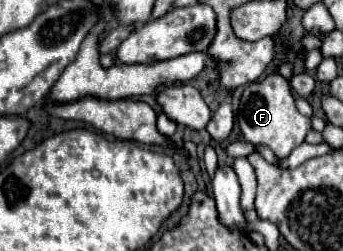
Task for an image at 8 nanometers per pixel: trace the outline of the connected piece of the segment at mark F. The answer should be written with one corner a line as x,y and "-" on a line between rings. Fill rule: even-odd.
270,73
268,77
248,83
244,87
238,109
238,125
246,141
270,147
280,159
288,157
288,153
292,153
298,145
302,145
306,133
310,131
310,119
298,113
290,85
278,73

